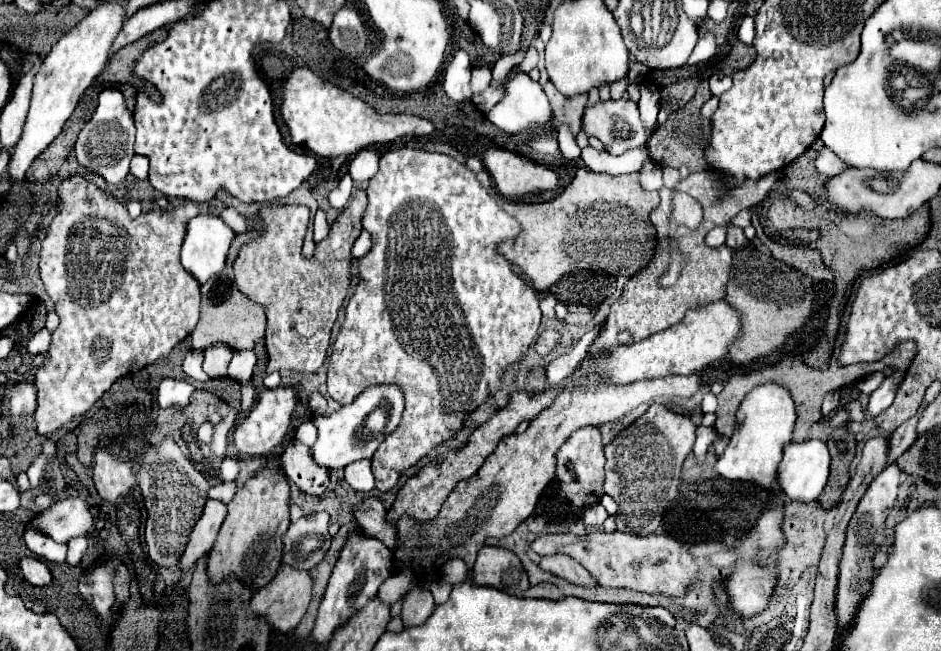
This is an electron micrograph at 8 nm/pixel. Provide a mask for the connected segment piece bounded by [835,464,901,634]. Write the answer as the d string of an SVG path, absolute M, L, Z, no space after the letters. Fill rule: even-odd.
M895 464L885 466L885 470L875 476L871 486L867 488L867 494L859 500L859 506L855 514L851 516L849 528L847 528L847 540L843 546L843 556L839 562L839 584L837 584L837 620L839 620L839 634L851 624L855 610L859 602L865 598L867 590L871 588L871 580L875 578L877 570L871 566L871 556L877 552L879 544L883 542L883 522L893 508L893 502L897 498L897 486L899 486L899 474L901 470Z

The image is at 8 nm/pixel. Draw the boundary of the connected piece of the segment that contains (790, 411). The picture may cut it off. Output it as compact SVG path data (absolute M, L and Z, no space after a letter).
M767 382L753 388L739 404L731 442L715 464L717 472L729 480L755 482L765 490L773 490L773 486L777 486L777 468L783 456L783 446L793 442L795 422L795 400L791 398L791 392L785 386Z

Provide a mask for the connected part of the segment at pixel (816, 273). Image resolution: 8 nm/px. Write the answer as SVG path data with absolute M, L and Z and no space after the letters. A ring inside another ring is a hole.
M753 208L753 226L757 228L757 234L761 236L761 240L765 242L765 246L771 250L773 258L785 262L787 266L807 274L807 276L813 276L815 280L833 280L833 274L829 268L825 268L821 256L817 250L811 250L811 248L805 248L805 246L799 246L799 244L789 244L789 242L783 242L783 240L771 240L765 236L759 220L757 220L757 214L755 214L755 208Z

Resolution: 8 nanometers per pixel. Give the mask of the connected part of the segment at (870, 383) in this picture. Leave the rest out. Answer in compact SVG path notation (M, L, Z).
M875 372L875 374L871 374L871 376L867 376L867 378L863 378L863 380L859 380L859 382L855 382L855 388L861 392L861 394L871 394L881 382L883 382L883 372Z

